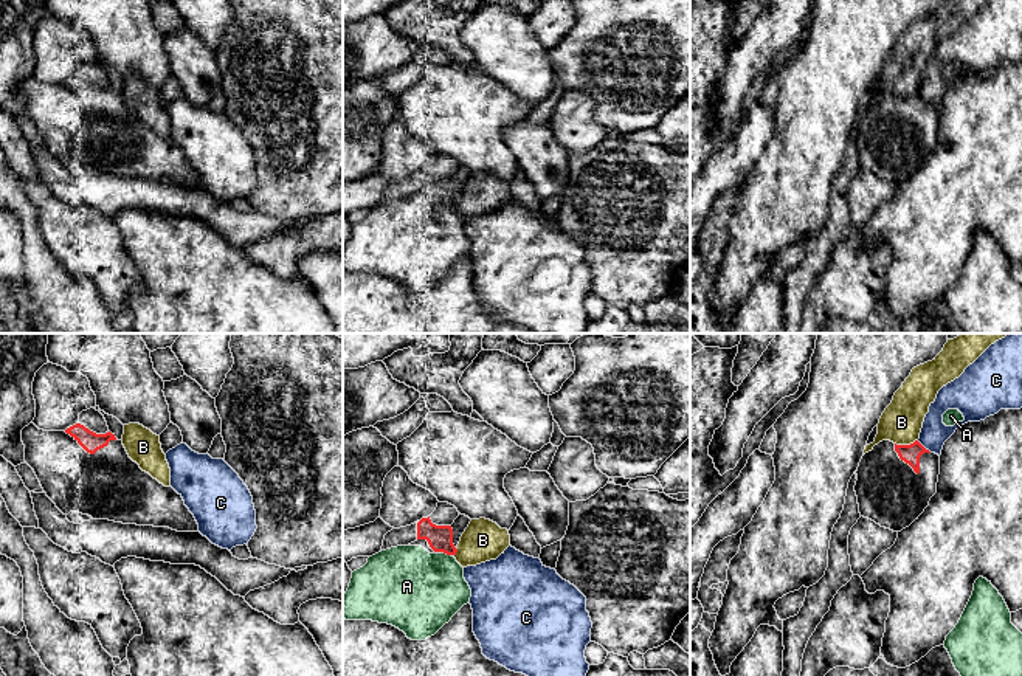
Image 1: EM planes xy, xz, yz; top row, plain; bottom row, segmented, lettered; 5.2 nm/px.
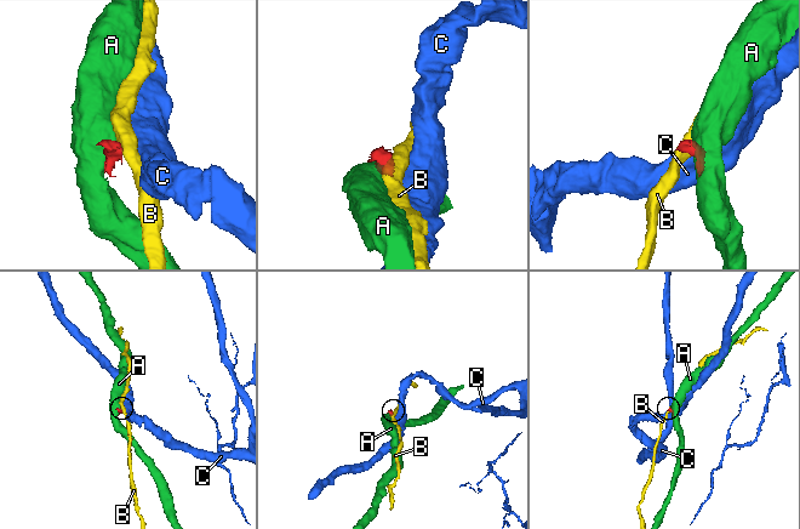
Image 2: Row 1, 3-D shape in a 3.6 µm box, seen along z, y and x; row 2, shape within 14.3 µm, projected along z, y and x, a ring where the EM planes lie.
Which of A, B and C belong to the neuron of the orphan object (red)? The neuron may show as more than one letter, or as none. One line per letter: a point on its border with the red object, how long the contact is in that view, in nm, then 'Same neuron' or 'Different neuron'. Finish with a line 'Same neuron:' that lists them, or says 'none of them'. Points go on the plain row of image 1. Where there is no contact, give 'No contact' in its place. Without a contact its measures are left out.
A: Touches red at xz (447, 206). Shared border 40 nm. Different neuron
B: Touches red at yz (906, 98). Shared border 120 nm. Different neuron
C: Touches red at yz (923, 100). Shared border 100 nm. Different neuron
Same neuron: none of them

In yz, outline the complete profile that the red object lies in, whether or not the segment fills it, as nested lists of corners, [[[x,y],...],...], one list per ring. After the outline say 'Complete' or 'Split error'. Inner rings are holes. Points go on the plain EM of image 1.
[[[882,93],[862,109],[856,127],[861,169],[901,185],[937,146],[940,109],[918,93],[910,98]]]. Split error

